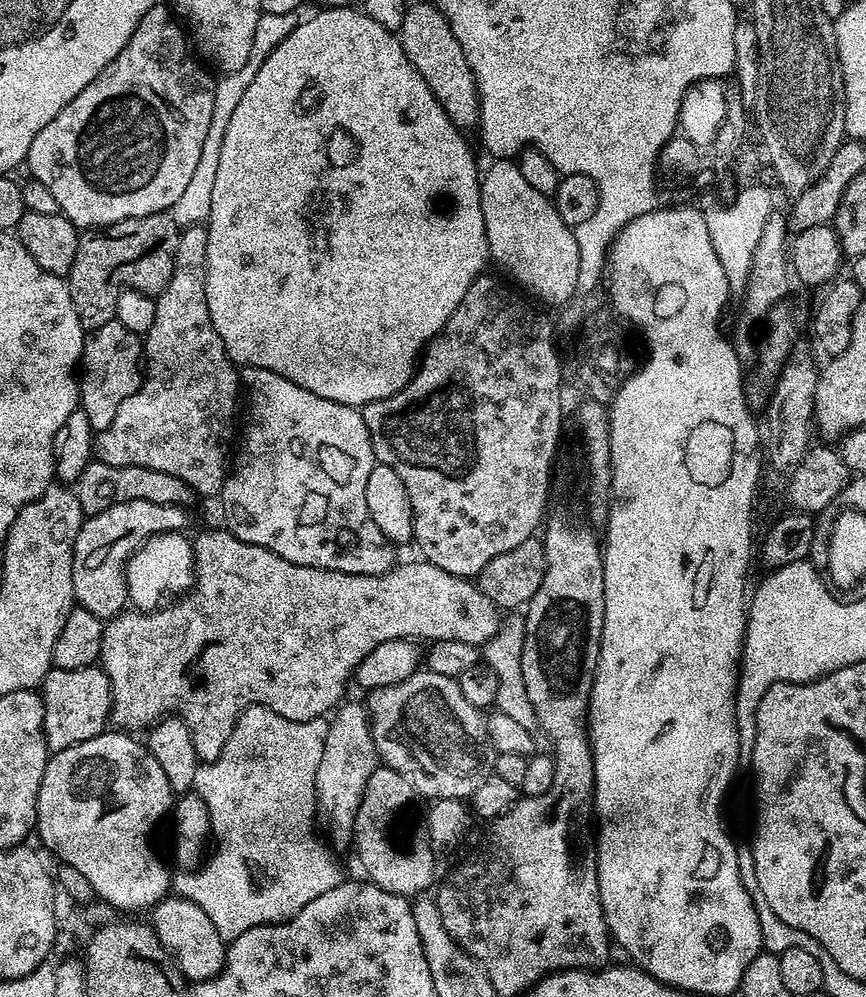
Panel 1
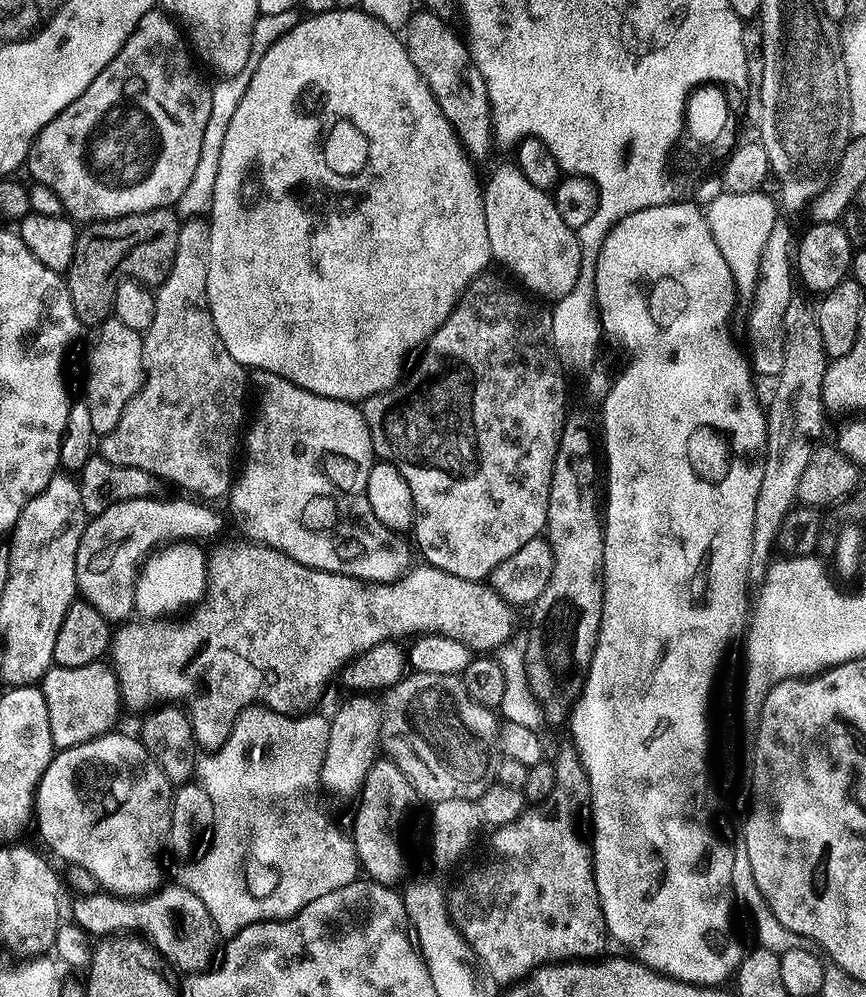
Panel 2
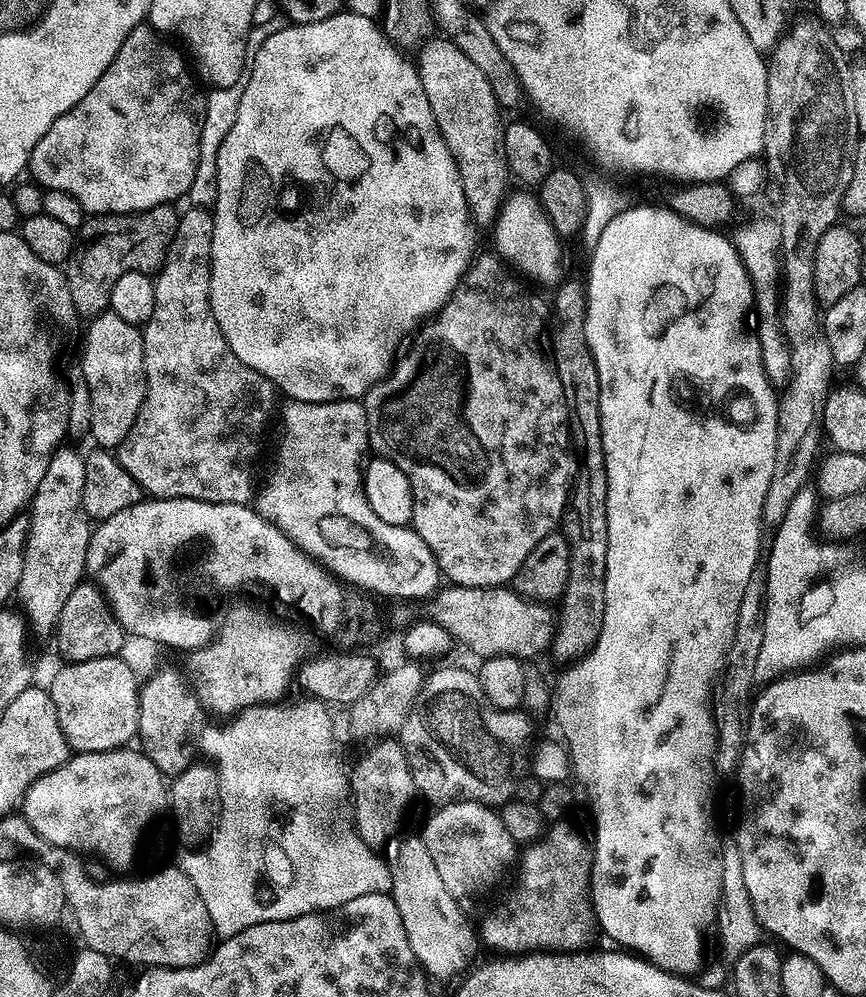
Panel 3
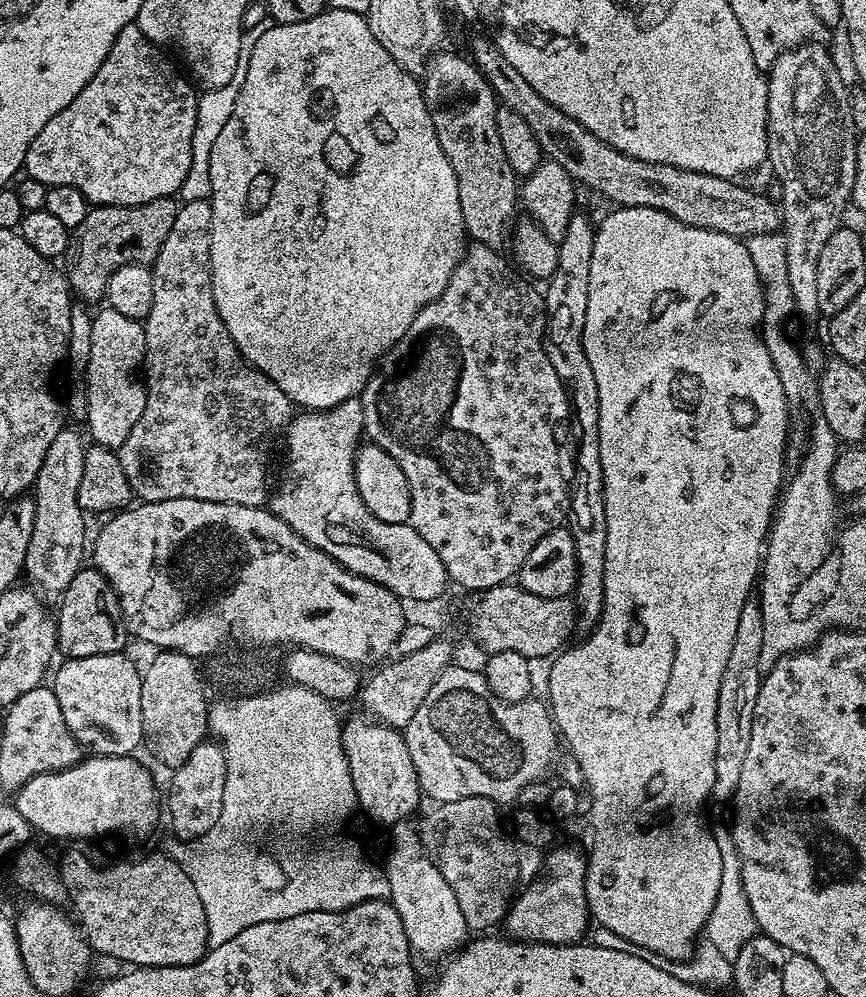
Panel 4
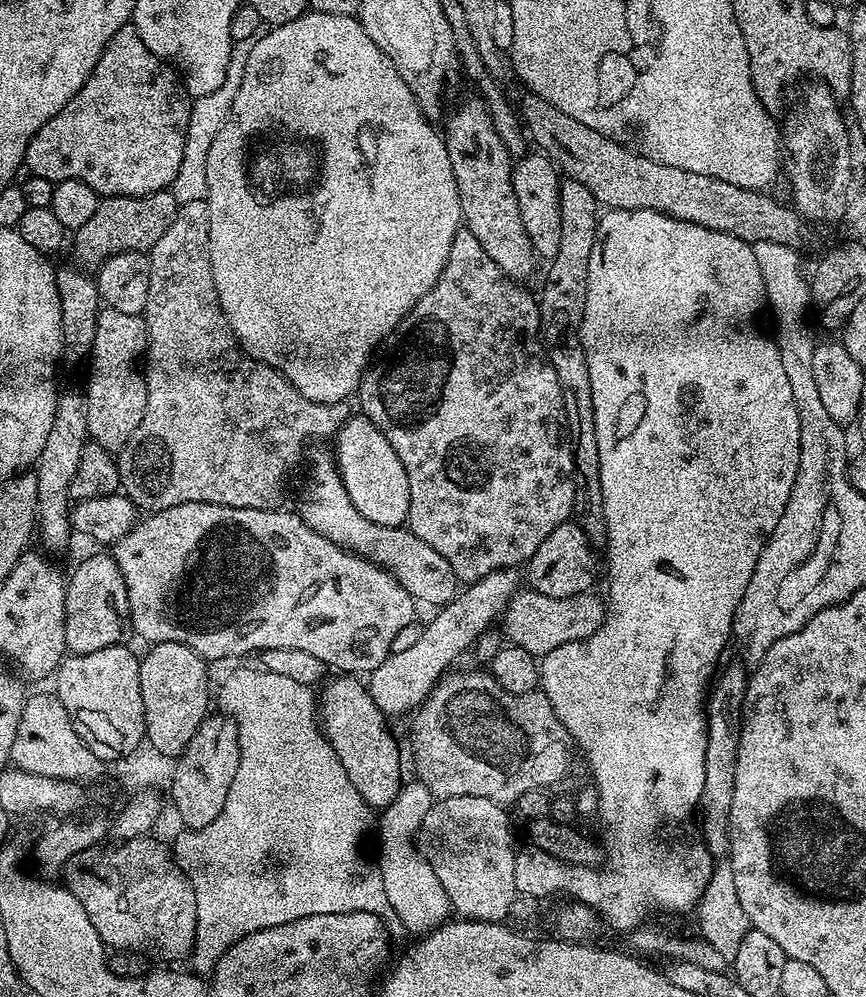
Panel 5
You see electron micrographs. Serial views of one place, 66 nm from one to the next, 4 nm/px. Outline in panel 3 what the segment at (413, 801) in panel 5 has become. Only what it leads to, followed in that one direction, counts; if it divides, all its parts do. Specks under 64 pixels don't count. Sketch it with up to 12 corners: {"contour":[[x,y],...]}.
{"contour":[[421,837],[387,845],[390,895],[433,981],[474,964],[477,929]]}

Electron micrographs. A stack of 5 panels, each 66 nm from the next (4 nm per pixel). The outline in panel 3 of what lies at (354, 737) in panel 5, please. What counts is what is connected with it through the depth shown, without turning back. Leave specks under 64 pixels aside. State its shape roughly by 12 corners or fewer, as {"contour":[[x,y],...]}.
{"contour":[[399,739],[350,768],[356,833],[380,850],[417,791]]}

